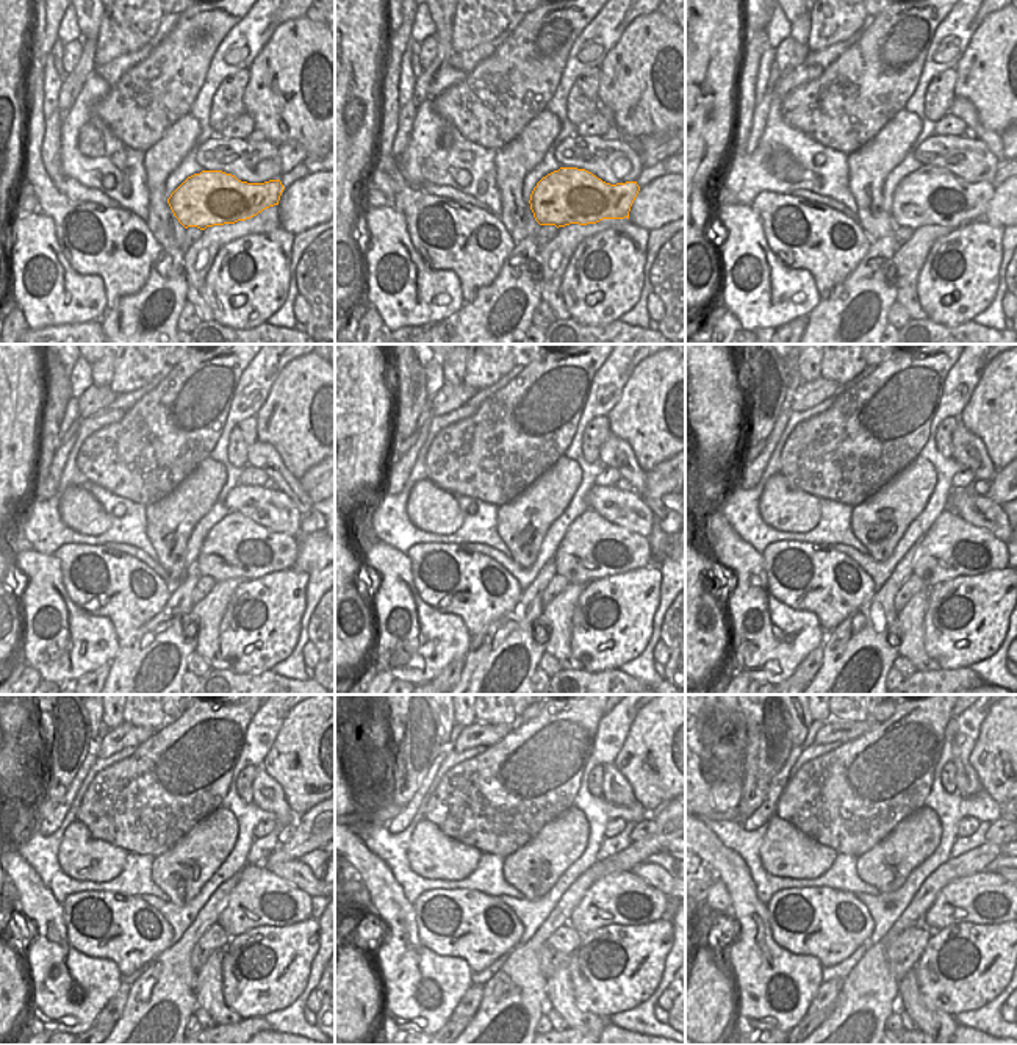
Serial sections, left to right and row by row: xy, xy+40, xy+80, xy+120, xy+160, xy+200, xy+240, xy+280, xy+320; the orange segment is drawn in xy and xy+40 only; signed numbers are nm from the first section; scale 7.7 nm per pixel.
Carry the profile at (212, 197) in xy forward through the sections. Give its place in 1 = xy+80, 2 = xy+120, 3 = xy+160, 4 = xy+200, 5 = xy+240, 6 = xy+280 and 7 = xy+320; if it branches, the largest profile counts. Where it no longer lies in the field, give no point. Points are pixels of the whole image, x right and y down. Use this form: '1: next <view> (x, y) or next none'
1: next xy+80 (930, 196)
2: next xy+120 (237, 546)
3: next xy+160 (592, 548)
4: next xy+200 (952, 548)
5: next xy+240 (260, 898)
6: next xy+280 (623, 898)
7: next xy+320 (984, 898)

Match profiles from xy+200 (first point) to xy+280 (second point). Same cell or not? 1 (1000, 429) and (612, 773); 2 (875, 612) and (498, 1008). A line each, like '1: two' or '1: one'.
1: two
2: one

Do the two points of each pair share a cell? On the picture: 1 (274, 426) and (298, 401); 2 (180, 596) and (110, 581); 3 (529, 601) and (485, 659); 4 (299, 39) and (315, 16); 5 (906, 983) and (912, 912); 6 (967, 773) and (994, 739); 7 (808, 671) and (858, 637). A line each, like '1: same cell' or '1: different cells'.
1: same cell
2: different cells
3: same cell
4: different cells
5: different cells
6: different cells
7: different cells

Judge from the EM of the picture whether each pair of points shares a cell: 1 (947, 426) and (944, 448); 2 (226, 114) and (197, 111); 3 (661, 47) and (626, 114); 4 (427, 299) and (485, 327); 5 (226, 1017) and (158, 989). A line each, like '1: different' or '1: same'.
1: same
2: different
3: same
4: different
5: different

